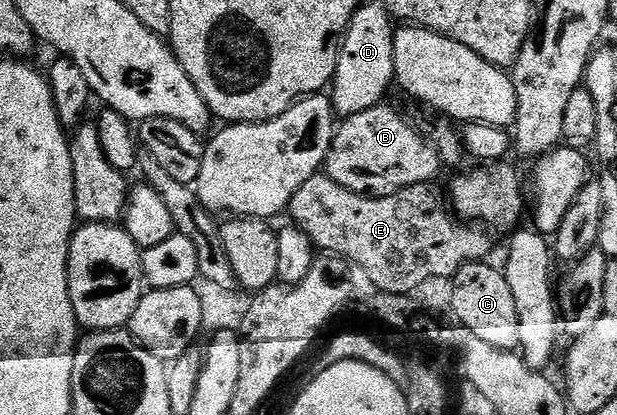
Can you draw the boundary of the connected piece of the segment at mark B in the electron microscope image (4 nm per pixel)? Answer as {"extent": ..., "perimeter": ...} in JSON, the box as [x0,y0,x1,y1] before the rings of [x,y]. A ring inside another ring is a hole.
{"extent":[326,104,442,198],"perimeter":[[[389,104],[366,108],[358,116],[343,119],[336,127],[328,150],[326,173],[350,192],[374,198],[390,196],[414,184],[436,182],[442,163],[440,153]]]}

